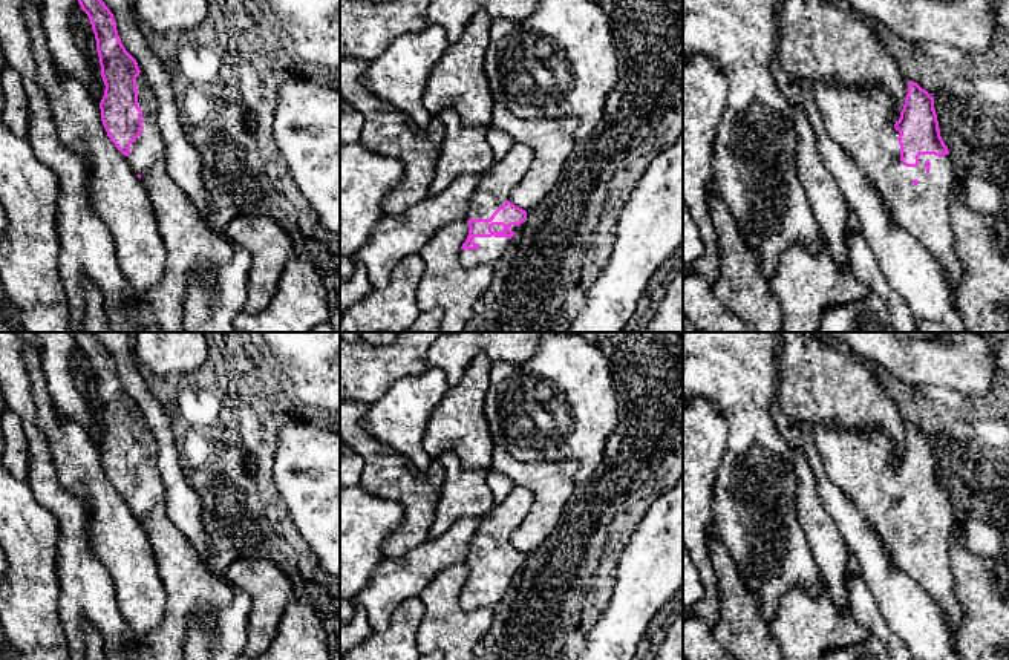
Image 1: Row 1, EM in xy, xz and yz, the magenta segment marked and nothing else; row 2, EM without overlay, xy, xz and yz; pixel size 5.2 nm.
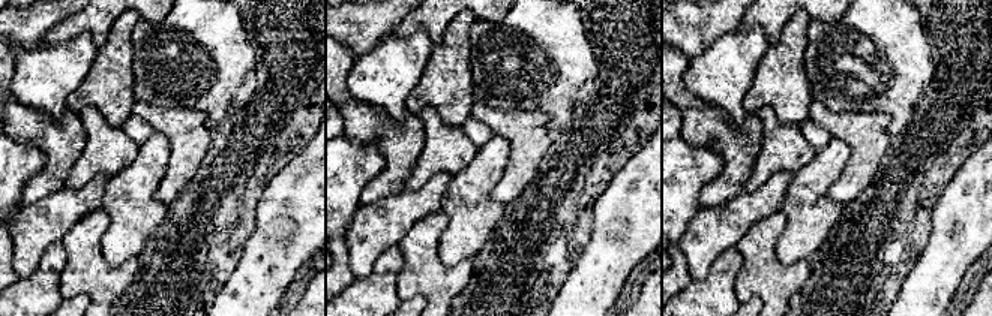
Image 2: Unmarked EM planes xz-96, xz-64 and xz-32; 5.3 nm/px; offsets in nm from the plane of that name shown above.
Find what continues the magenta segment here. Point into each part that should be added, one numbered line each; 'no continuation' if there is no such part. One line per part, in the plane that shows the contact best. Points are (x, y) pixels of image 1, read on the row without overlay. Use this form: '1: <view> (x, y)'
1: yz (859, 463)

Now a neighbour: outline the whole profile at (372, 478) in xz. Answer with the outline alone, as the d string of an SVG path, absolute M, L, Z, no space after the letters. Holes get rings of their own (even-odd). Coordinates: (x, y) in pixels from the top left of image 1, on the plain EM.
M340 398L340 439L364 459L360 487L372 495L401 502L404 505L404 522L384 542L384 554L387 557L398 557L429 539L427 533L439 501L444 469L438 459L433 459L426 470L416 470L400 452L372 439L360 427L360 421L366 410L367 404L364 403Z

